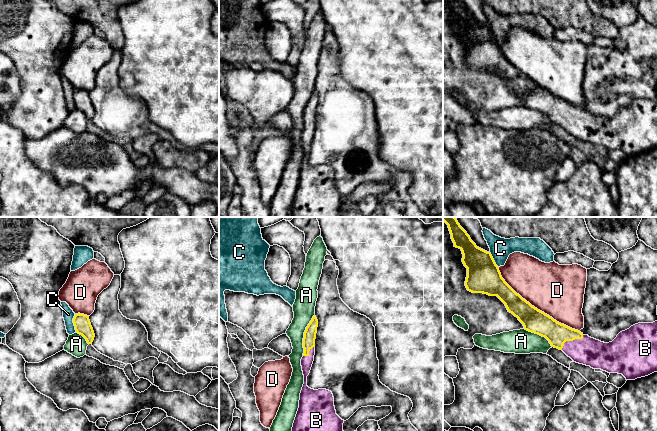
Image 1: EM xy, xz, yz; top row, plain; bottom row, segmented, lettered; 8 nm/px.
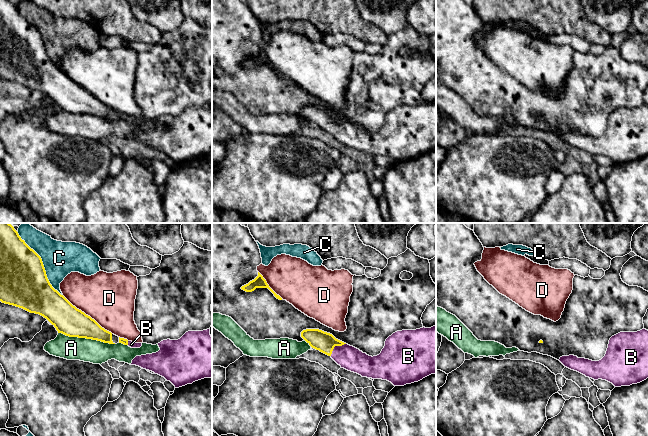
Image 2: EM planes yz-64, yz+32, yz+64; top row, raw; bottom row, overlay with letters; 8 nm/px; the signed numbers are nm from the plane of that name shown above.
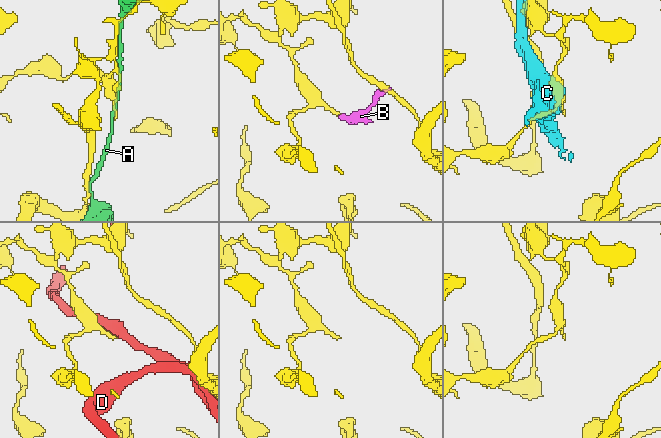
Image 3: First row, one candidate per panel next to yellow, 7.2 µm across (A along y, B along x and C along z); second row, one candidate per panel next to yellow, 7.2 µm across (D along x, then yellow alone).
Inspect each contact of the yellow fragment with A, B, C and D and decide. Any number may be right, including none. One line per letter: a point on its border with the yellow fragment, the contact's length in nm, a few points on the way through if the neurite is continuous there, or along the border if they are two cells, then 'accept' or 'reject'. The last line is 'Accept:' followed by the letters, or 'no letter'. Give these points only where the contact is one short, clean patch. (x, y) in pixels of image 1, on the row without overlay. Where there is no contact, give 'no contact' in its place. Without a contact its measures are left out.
A: meets yellow in xz at (304, 111); contact 340 nm long; reject
B: meets yellow in yz at (571, 116); contact 220 nm long; runs through yz (557, 110), (571, 116), (578, 123), (588, 127); accept
C: meets yellow in xy at (73, 98); contact 150 nm long; reject
D: meets yellow in yz at (534, 83); contact 850 nm long; reject
Accept: B

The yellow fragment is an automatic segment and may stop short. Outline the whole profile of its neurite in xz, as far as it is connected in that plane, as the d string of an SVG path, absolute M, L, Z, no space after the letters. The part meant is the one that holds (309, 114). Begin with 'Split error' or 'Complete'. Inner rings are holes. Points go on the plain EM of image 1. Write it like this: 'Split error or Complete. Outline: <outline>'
Split error. Outline: M314 91L304 108L304 129L301 135L304 160L290 215L344 217L348 210L343 207L344 196L336 190L332 168L326 165L314 166L307 162L307 152L314 137L317 103L318 96Z

